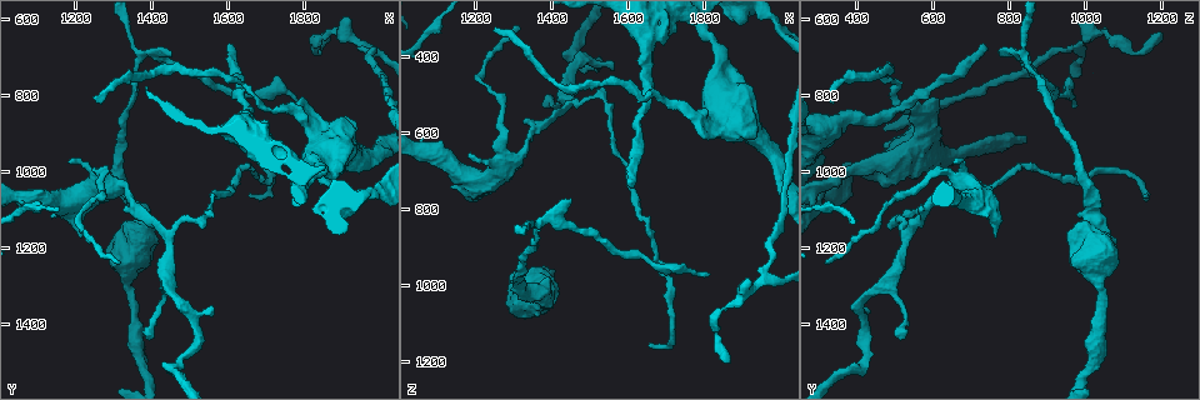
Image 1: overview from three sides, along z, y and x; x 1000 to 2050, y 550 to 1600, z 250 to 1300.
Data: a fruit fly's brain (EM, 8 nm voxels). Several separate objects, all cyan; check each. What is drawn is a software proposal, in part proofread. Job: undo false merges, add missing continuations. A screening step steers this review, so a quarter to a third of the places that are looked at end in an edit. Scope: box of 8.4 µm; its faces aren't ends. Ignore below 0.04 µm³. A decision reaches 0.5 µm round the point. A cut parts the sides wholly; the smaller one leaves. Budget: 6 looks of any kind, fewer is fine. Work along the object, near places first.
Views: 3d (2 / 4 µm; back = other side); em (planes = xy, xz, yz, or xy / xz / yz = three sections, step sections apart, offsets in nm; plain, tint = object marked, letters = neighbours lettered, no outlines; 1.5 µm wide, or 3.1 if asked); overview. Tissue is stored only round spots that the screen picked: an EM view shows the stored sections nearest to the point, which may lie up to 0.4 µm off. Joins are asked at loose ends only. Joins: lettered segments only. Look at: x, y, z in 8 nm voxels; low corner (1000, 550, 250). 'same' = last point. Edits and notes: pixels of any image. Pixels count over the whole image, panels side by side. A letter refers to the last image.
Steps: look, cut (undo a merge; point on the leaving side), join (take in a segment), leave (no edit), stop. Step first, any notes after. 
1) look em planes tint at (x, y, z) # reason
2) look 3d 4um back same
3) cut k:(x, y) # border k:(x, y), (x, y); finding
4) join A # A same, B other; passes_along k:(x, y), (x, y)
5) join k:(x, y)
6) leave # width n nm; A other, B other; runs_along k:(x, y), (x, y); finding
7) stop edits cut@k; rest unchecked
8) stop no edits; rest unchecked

look em planes letters at (1960, 675, 985) # three-way junction

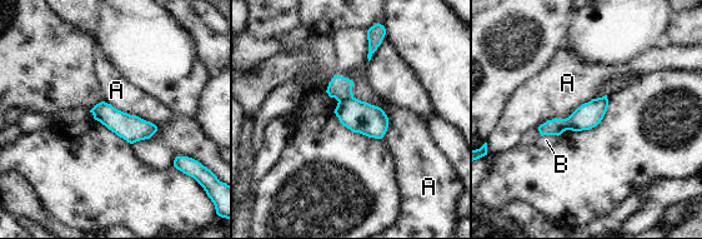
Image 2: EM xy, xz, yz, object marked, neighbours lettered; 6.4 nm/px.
cut 2:(340, 88) # A other, B other; border 2:(352, 96), (339, 101); a second cell is stuck on

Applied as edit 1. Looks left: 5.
look 3d 2um at (1800, 805, 610) # branch stops here

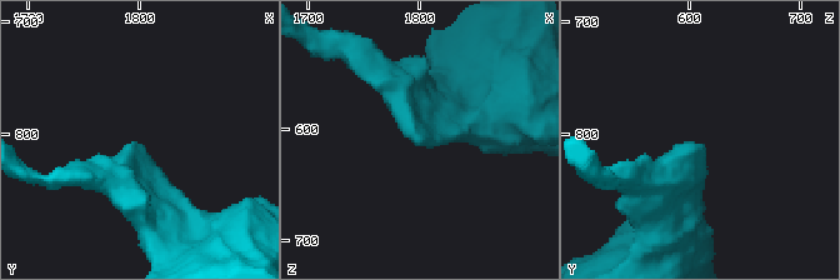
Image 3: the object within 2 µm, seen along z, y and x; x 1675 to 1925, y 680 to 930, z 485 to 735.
look em xz step 8 letters at (1802, 808, 614) # need the tissue

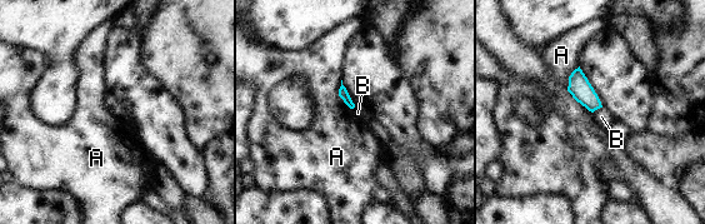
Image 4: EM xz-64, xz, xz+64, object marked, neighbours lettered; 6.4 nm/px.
leave # longest_contact A 200 nm; A other, B other; none of them fits

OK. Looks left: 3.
look em planes letters at (1375, 700, 830) # three arms meet

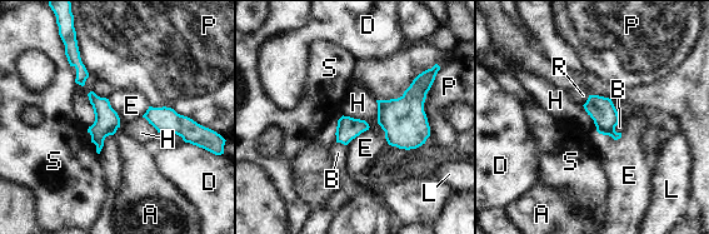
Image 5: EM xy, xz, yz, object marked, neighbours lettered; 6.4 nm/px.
leave # width 150 nm; A other, B other, D other, E other, H other, L other, P other, R other, S other; border 5:(375, 100), (377, 123), (385, 137); continuous, no second cell

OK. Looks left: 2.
stop edits cut@2; rest unchecked

